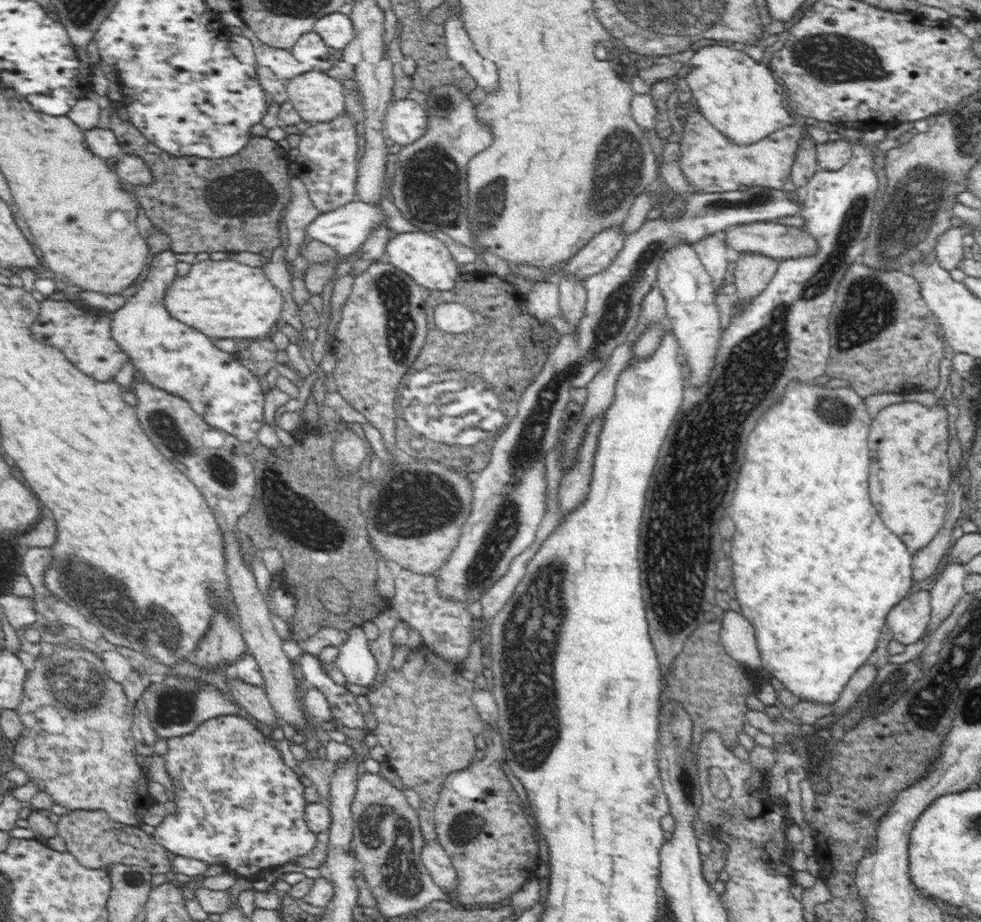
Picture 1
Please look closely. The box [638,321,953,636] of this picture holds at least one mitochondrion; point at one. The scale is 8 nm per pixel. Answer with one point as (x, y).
(833, 412)

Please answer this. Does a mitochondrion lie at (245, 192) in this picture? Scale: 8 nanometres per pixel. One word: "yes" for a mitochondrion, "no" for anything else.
yes

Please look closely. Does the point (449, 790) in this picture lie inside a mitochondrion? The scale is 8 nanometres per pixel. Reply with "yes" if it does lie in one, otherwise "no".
no

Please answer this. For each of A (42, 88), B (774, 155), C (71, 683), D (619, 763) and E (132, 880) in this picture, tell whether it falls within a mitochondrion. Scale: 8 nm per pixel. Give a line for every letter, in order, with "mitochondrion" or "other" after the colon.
A: other
B: other
C: mitochondrion
D: other
E: mitochondrion

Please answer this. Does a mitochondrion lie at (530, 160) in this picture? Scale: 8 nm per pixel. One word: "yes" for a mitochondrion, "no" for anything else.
no

